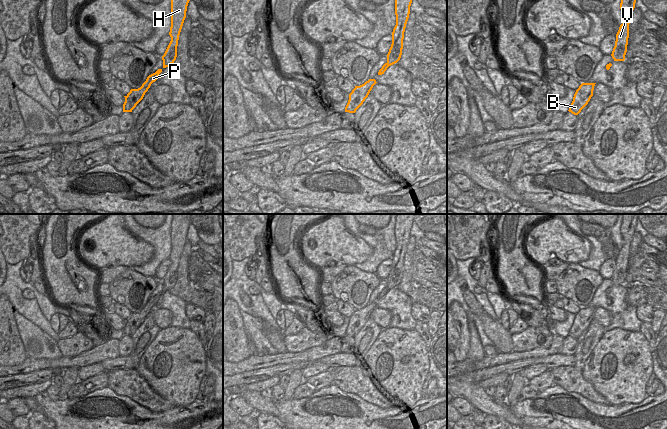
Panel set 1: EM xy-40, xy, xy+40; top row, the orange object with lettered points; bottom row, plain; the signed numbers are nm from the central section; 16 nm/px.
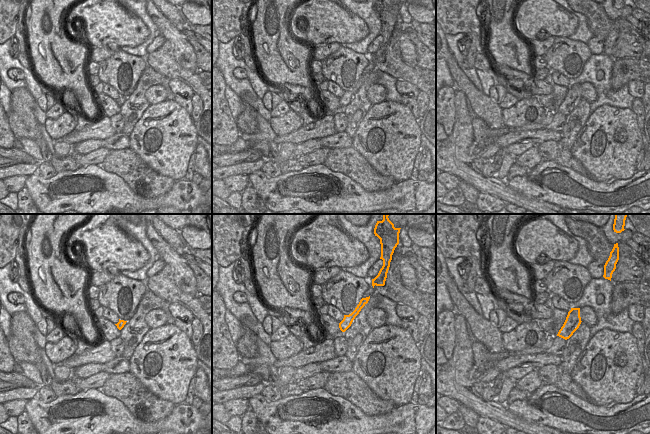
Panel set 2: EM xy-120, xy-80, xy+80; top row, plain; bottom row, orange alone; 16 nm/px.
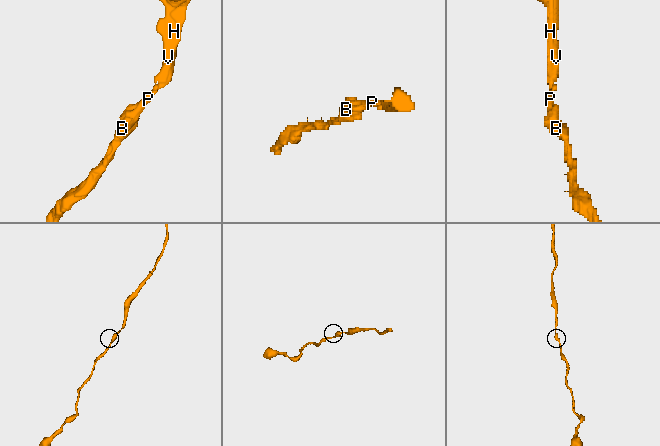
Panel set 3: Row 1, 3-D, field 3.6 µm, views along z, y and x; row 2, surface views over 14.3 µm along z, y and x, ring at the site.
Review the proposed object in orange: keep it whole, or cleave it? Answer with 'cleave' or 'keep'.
keep

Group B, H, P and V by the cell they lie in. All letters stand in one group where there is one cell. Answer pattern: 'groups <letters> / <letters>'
groups B H P V

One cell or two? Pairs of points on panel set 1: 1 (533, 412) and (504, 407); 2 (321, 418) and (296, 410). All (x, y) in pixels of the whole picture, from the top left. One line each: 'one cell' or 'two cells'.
1: two cells
2: one cell

